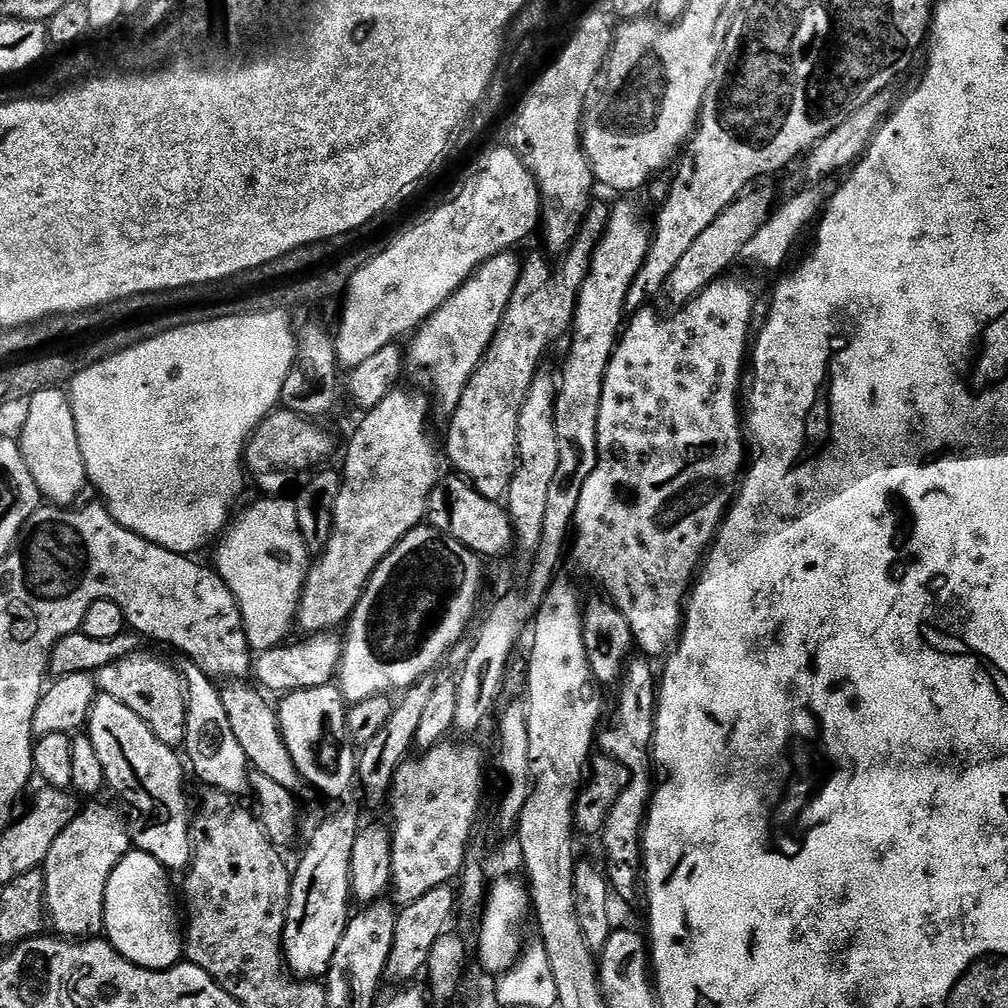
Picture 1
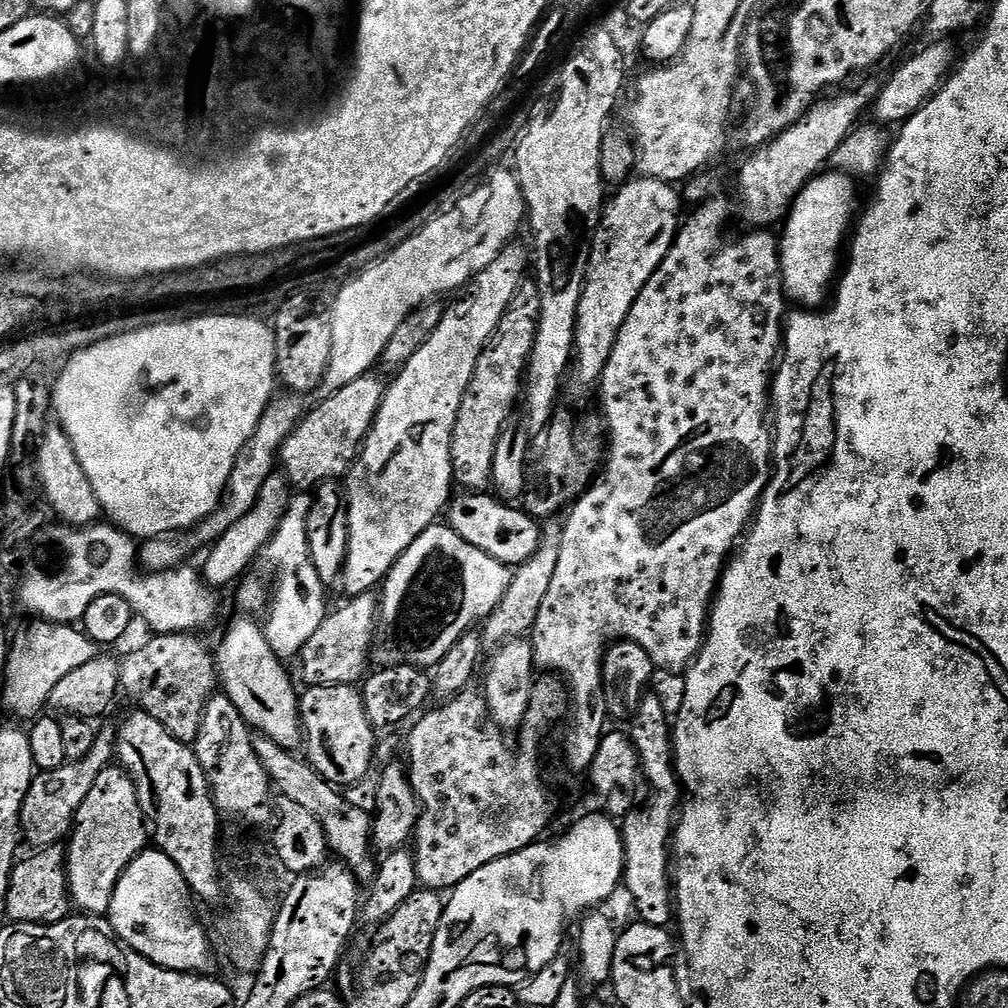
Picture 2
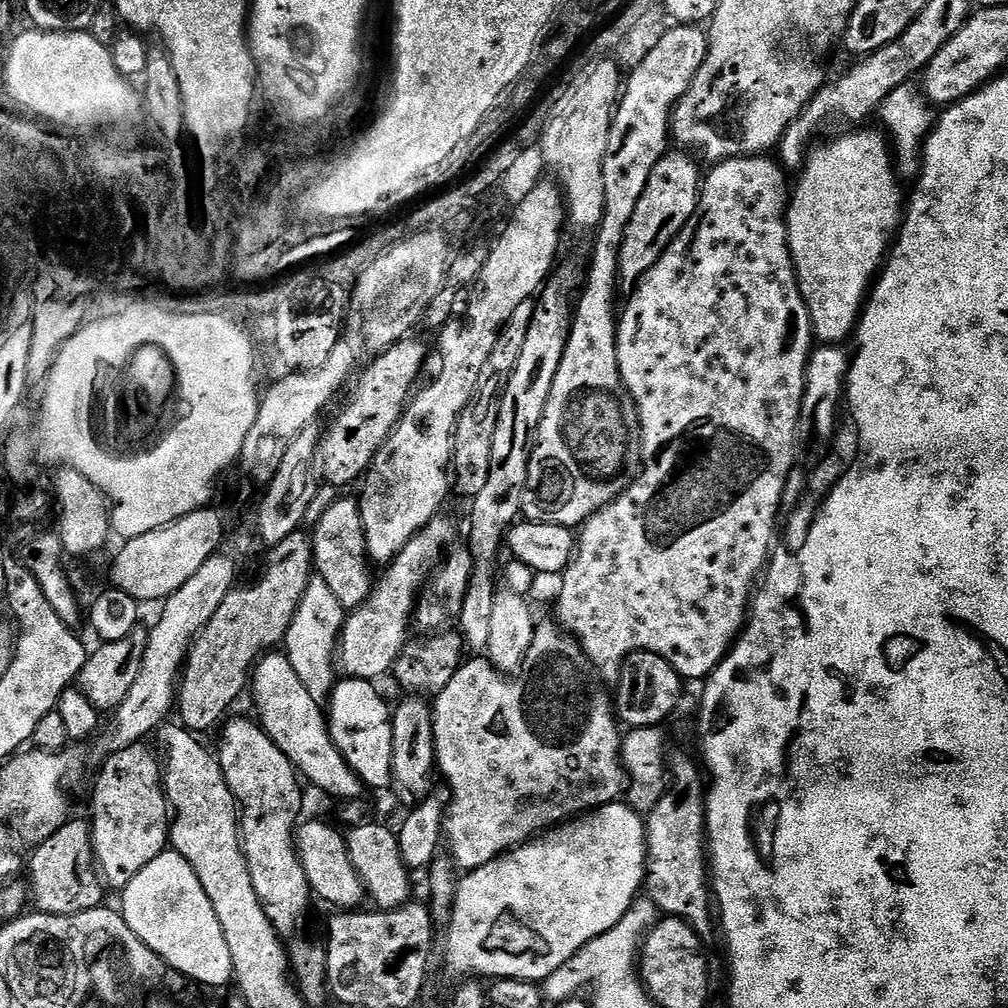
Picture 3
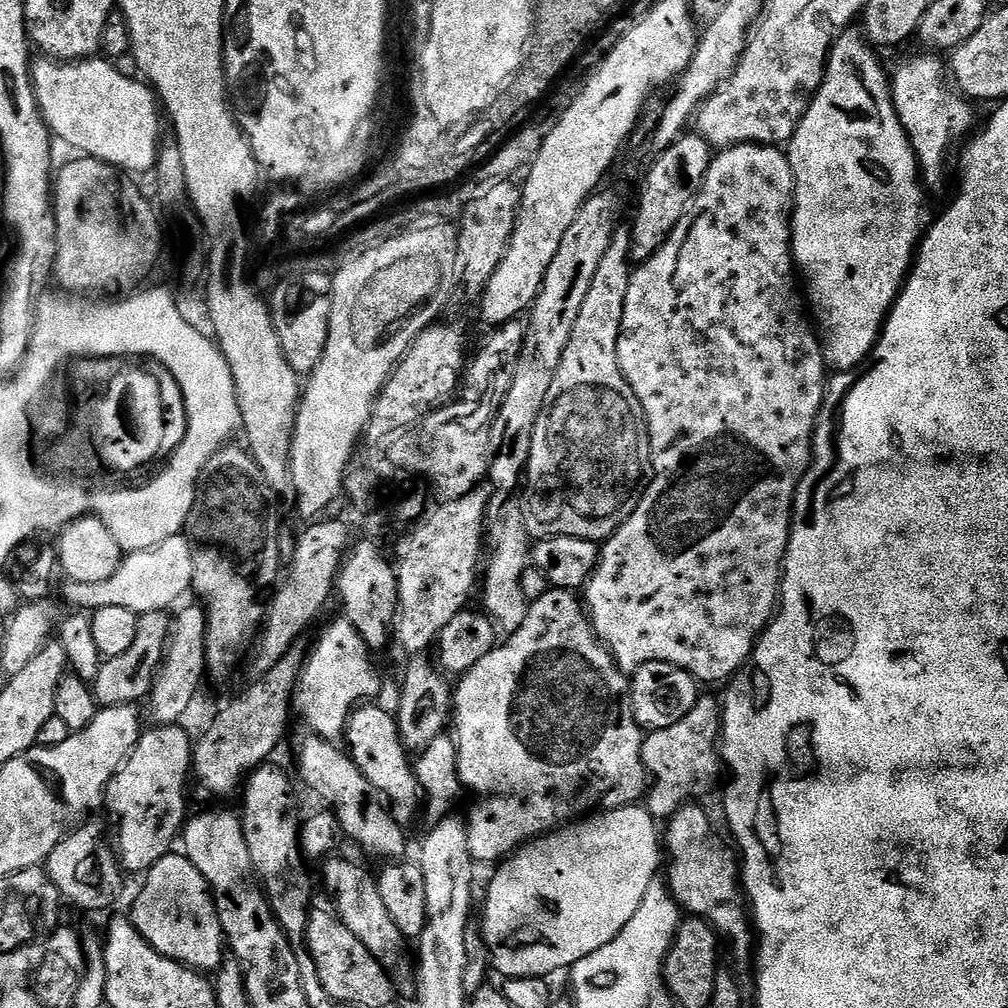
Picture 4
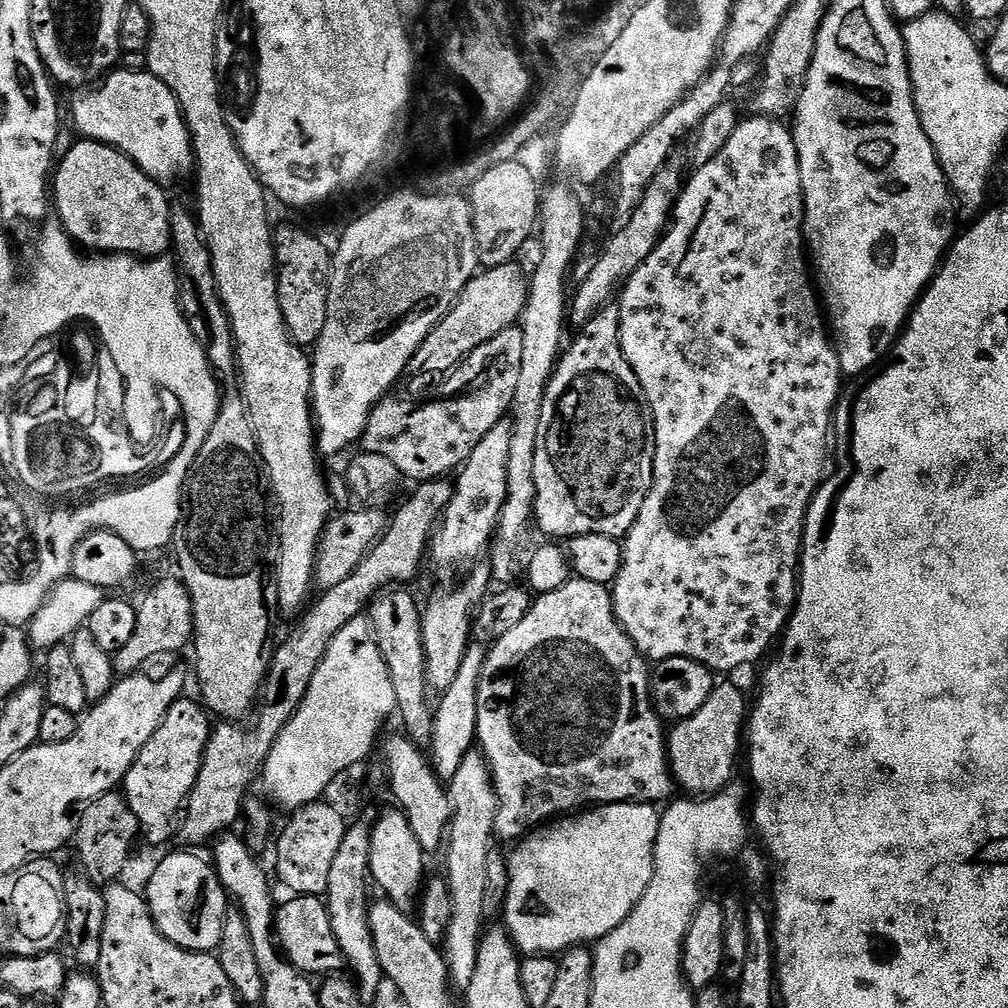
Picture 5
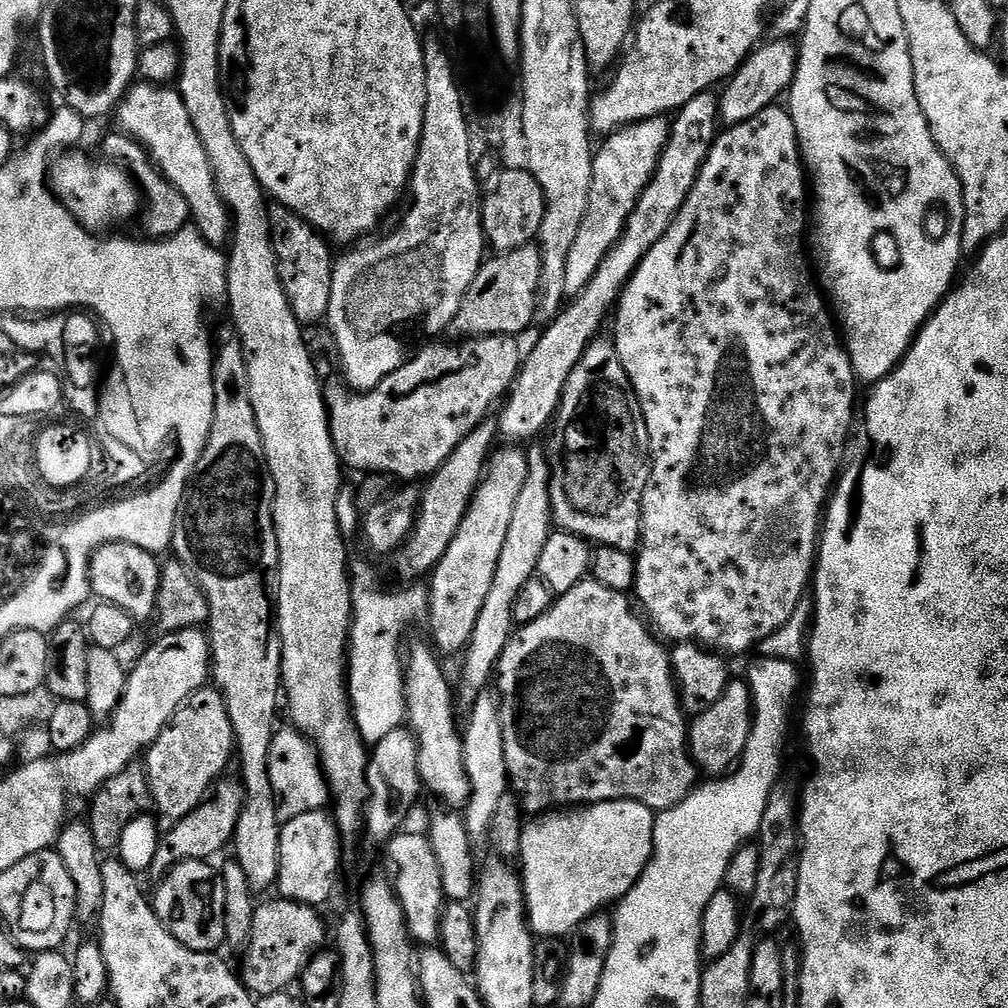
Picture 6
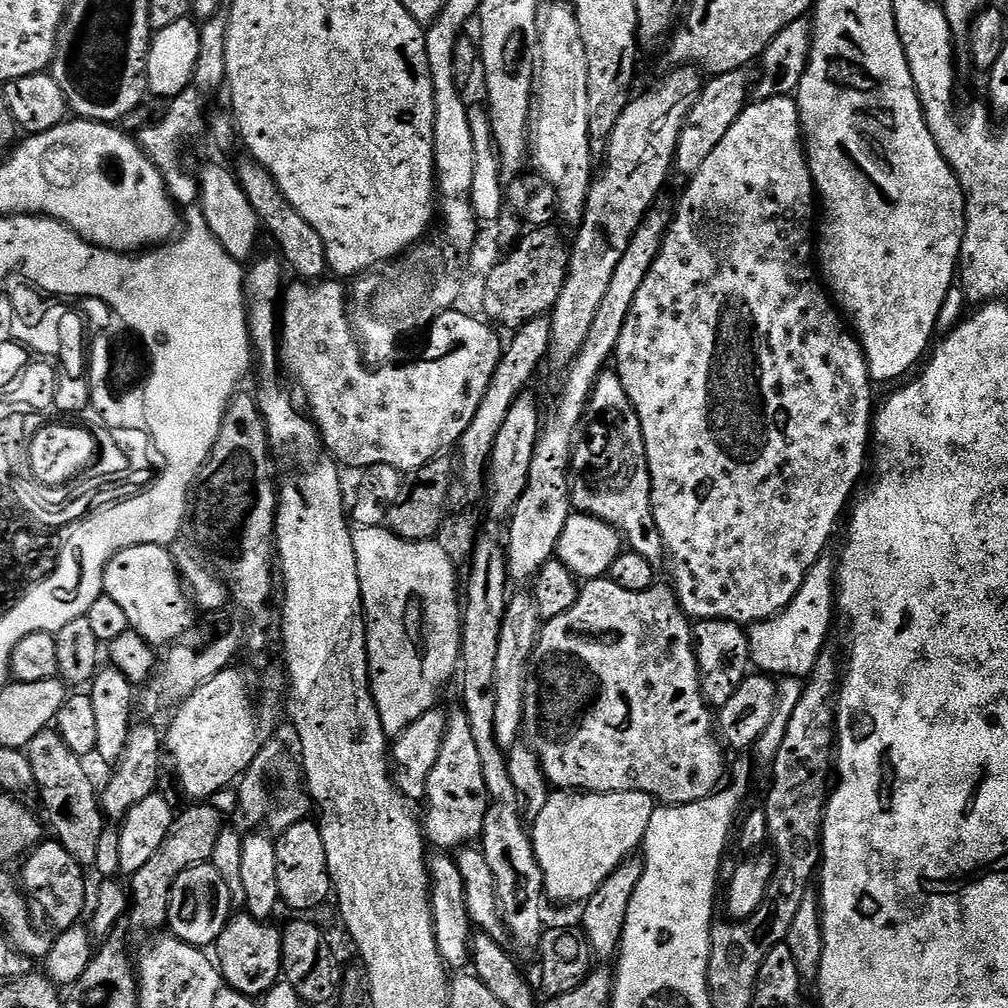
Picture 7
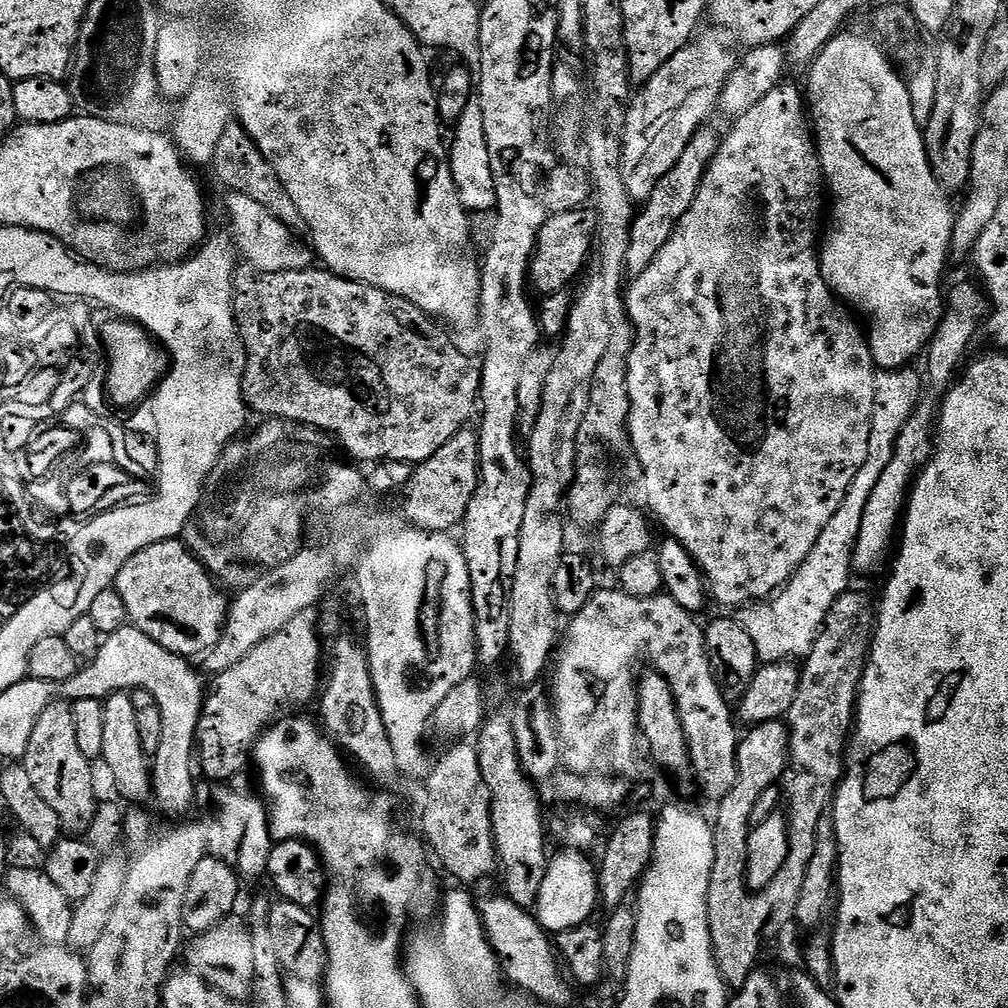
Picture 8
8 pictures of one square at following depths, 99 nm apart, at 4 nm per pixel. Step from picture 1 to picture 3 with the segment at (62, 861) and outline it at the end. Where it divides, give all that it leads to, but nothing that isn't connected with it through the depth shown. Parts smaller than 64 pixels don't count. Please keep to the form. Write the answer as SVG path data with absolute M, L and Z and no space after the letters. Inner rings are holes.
M143 743L130 746L107 757L104 769L92 788L91 847L95 867L109 889L123 890L128 883L154 858L158 858L170 844L170 805L162 787L162 764L152 757Z

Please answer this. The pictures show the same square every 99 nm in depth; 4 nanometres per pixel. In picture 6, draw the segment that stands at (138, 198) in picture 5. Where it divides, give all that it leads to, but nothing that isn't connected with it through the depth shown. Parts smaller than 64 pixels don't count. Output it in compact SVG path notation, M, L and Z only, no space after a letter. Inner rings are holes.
M113 130L101 142L99 155L113 164L119 164L136 181L142 193L143 235L145 237L163 238L165 236L173 236L178 234L183 228L189 227L192 215L186 198L182 198L182 194L178 194L176 187L162 175L160 169L153 164L152 157L149 156L147 150L133 136L125 136L123 132Z

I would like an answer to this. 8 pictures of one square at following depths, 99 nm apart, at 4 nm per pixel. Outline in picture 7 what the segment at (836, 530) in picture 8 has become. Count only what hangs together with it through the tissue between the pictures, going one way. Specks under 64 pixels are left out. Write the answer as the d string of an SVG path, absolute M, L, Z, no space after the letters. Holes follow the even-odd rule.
M820 556L818 562L811 567L803 580L802 588L788 608L784 608L777 616L749 627L747 633L750 662L759 673L801 680L811 675L817 658L827 645L825 642L832 618L836 616L835 581L838 566L835 557L830 556Z

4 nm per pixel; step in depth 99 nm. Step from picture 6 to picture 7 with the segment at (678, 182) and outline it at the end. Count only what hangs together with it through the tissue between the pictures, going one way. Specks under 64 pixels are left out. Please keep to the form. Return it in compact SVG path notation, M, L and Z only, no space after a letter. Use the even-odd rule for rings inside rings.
M744 70L727 72L721 76L711 77L701 87L700 97L694 102L690 114L685 118L678 138L674 165L677 173L685 172L685 177L691 178L702 166L702 162L706 162L706 158L710 158L714 146L718 146L718 142L722 142L722 138L726 138L726 130L730 130L730 126L734 126L734 122L738 122L742 110L750 103L748 74Z

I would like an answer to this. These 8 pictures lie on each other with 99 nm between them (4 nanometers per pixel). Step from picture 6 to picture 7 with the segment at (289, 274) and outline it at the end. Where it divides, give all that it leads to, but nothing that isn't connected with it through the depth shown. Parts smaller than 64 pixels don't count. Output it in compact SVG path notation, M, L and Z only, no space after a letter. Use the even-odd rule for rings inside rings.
M251 158L243 159L237 162L236 168L234 167L234 175L242 186L242 194L250 198L250 206L254 206L254 214L258 214L263 231L267 235L268 232L272 235L273 242L280 247L279 255L283 263L289 269L292 267L300 275L297 277L301 281L319 281L329 271L329 267L326 246L322 246L322 238L318 238L318 230L314 230L314 226L310 226L310 222L306 222L306 218L302 218L302 214L298 214L298 210L290 206L286 194L282 194L278 182L274 182L266 166Z

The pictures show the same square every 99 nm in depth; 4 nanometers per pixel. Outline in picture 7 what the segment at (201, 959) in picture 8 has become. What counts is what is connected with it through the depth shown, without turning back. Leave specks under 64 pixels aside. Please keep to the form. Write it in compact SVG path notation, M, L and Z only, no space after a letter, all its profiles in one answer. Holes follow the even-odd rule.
M236 914L228 921L214 945L214 959L228 985L244 996L263 997L282 976L284 941L279 927L256 920L247 914Z

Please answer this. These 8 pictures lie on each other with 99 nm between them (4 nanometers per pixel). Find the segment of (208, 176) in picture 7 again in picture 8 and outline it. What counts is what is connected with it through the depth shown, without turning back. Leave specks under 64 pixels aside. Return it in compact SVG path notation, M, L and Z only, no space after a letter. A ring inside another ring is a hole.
M228 192L228 220L232 223L230 235L239 259L254 270L266 274L282 274L283 272L305 272L313 267L314 252L307 243L296 237L297 233L284 222L278 222L266 206L254 202L254 198L246 198L246 194Z

